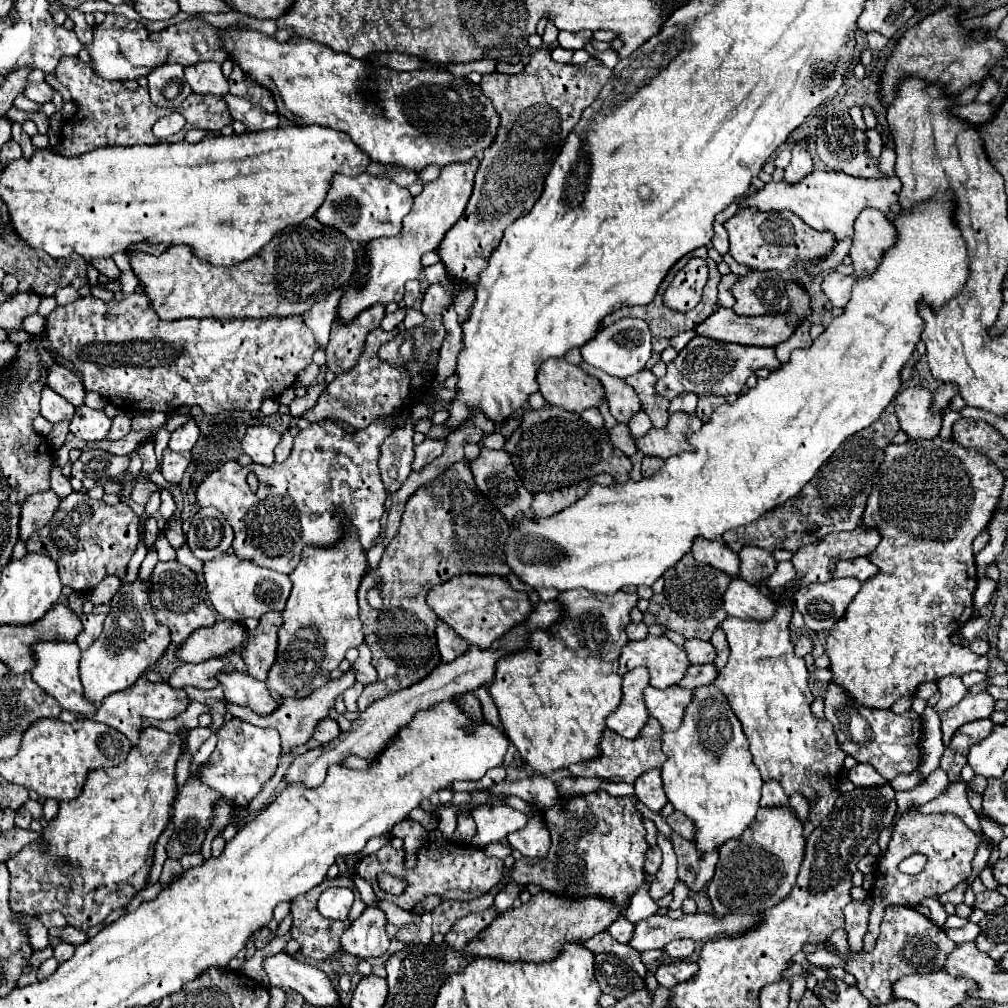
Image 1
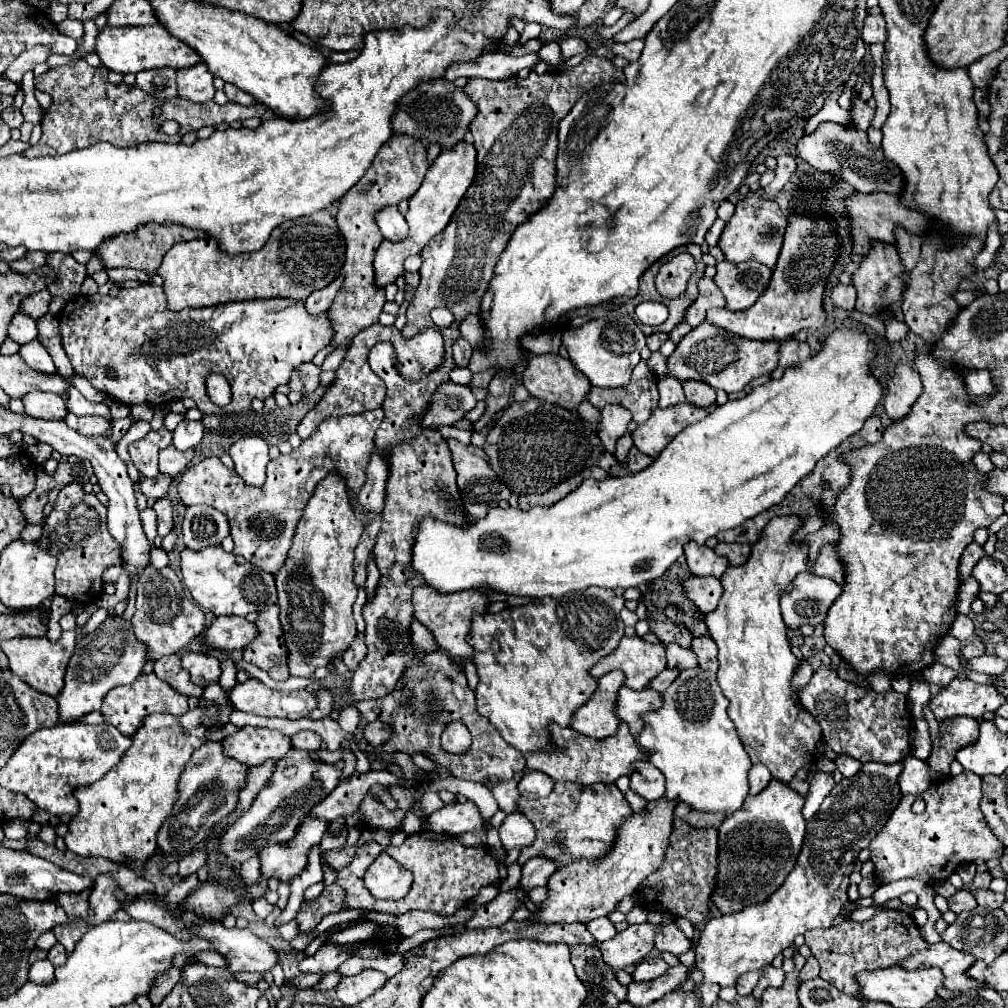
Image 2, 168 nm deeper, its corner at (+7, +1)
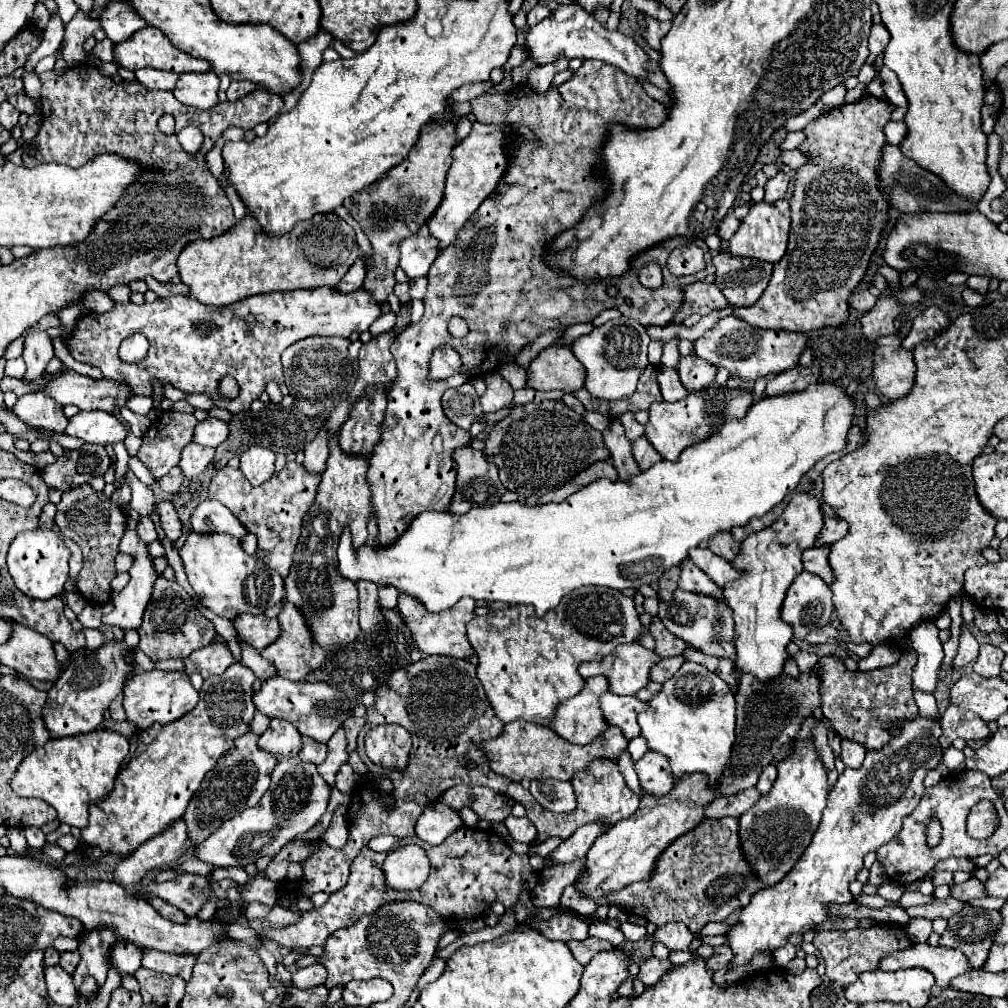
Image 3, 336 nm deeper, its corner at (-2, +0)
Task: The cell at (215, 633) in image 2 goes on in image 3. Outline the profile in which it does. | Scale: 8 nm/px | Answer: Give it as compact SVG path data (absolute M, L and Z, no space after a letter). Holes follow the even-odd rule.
M243 614L233 622L233 626L235 626L237 634L241 636L241 640L251 644L257 650L267 648L281 634L281 626L279 626L277 618L267 618L265 614L259 614L259 616Z

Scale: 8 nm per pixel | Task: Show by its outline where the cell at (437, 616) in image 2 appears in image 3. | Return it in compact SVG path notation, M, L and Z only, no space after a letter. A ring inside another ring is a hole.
M399 594L397 600L397 610L411 634L411 642L415 648L419 648L425 654L437 654L437 656L451 656L451 658L469 658L473 654L473 648L465 636L465 626L467 622L475 616L475 600L471 598L461 598L459 604L451 606L447 612L439 612L435 616L431 616L431 612L427 612L419 602L411 600L411 596L403 596Z

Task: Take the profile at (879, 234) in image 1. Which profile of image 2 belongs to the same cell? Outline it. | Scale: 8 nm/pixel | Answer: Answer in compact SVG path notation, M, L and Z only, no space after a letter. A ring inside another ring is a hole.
M872 239L868 253L864 255L858 271L852 275L852 285L858 291L856 309L866 313L866 315L872 315L880 307L890 307L890 305L898 303L902 299L902 287L904 287L904 281L900 279L900 273L902 273L902 265L900 265L900 259L898 259L898 253L896 253L894 245L880 243L878 239Z

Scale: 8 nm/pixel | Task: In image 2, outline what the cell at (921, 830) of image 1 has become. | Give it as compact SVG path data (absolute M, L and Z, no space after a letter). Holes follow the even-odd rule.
M964 771L958 777L936 781L930 789L924 791L922 799L926 803L926 811L916 815L912 811L914 795L902 795L882 831L870 841L870 859L876 865L874 875L880 883L914 877L926 885L936 887L948 881L948 877L964 863L1002 857L1004 845L994 837L980 811L982 793L978 775Z

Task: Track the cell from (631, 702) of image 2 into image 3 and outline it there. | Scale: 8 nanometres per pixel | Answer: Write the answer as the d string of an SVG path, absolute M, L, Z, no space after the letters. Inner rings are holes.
M605 692L599 698L599 702L601 702L605 722L609 726L621 728L627 740L641 734L641 728L637 724L637 714L643 712L643 704L645 704L643 700L639 702L639 698L635 696L615 696L611 692Z

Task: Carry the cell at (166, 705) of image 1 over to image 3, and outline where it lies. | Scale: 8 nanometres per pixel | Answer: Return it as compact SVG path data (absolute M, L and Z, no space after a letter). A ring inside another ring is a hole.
M149 670L137 672L129 678L127 686L123 688L123 708L127 712L127 720L137 724L139 730L149 728L151 724L169 724L187 712L191 712L199 702L197 690L191 686L189 676L185 672L163 672L163 670Z

